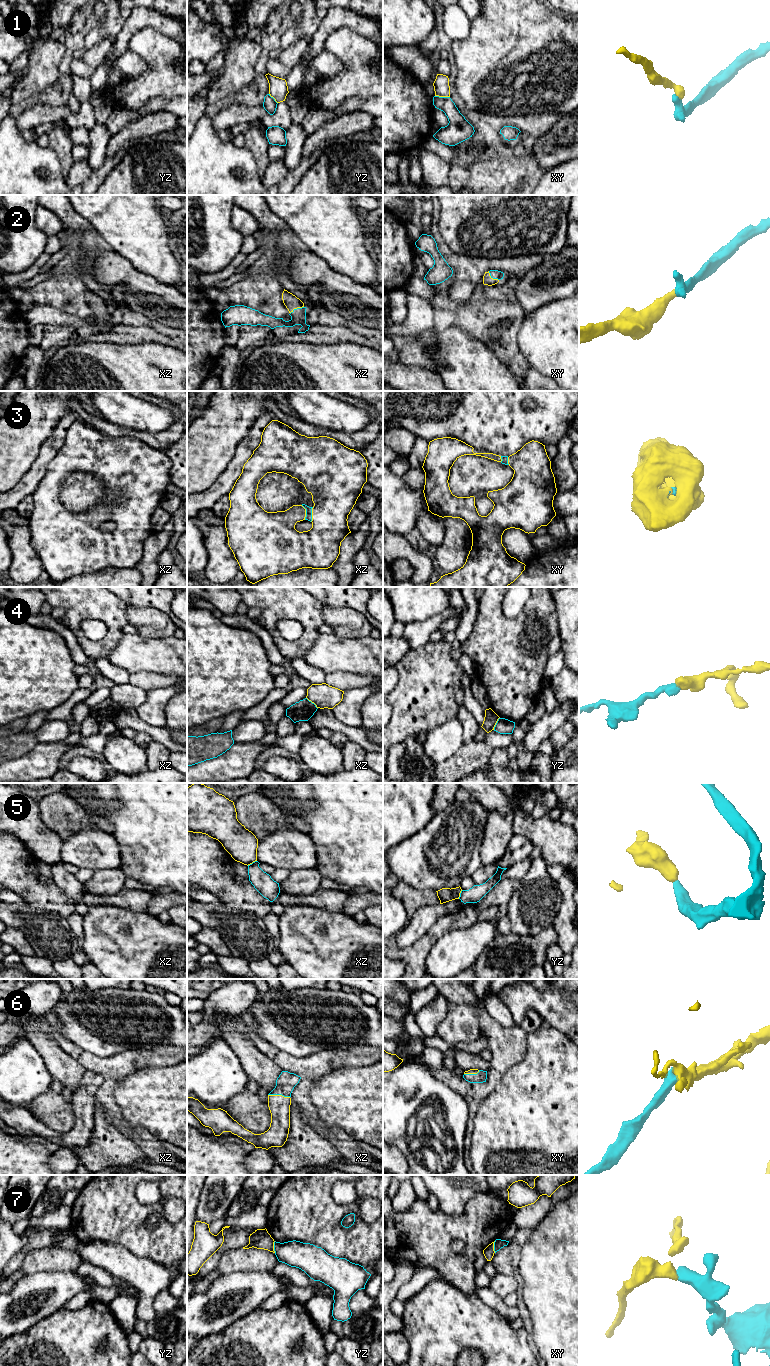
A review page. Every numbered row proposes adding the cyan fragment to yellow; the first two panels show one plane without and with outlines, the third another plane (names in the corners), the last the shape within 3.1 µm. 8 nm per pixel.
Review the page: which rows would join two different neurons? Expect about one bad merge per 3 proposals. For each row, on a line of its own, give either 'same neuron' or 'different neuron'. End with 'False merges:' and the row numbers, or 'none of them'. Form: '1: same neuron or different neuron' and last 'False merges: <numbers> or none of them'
1: different neuron
2: same neuron
3: same neuron
4: different neuron
5: different neuron
6: same neuron
7: different neuron
False merges: 1, 4, 5, 7

